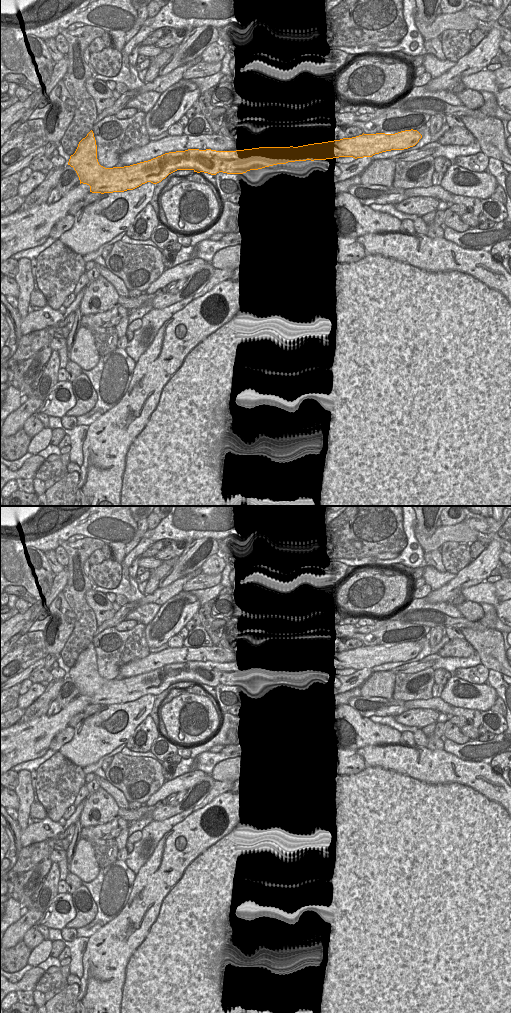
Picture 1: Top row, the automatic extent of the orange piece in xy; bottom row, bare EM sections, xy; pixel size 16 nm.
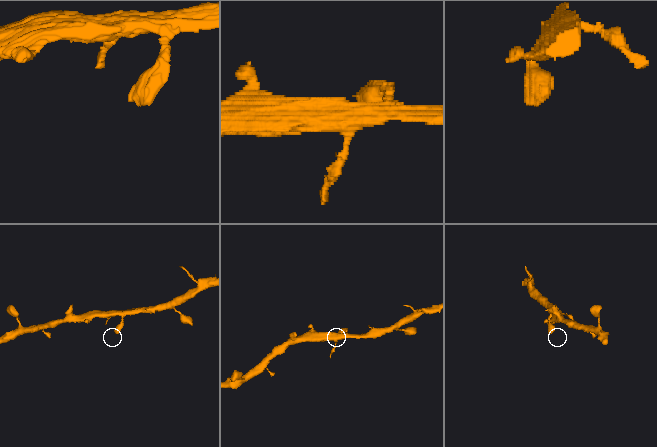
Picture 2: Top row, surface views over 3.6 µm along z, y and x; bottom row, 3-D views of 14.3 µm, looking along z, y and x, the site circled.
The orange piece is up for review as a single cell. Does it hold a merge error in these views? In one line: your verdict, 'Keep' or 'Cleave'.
Keep.

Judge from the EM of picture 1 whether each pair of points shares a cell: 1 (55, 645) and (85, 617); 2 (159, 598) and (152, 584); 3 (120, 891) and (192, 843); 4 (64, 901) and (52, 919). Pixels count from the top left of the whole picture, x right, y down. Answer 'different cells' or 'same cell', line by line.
1: different cells
2: different cells
3: different cells
4: same cell

